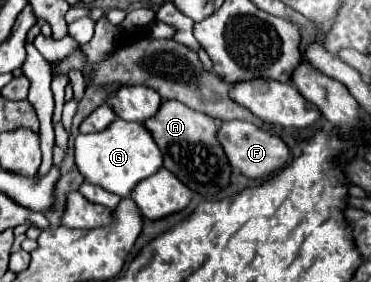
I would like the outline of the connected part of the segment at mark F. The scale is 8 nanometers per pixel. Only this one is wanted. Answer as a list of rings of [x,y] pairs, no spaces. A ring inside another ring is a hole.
[[[225,121],[219,129],[219,141],[229,157],[231,167],[237,167],[249,179],[261,179],[279,171],[289,161],[289,147],[283,139],[261,131],[247,121]]]

